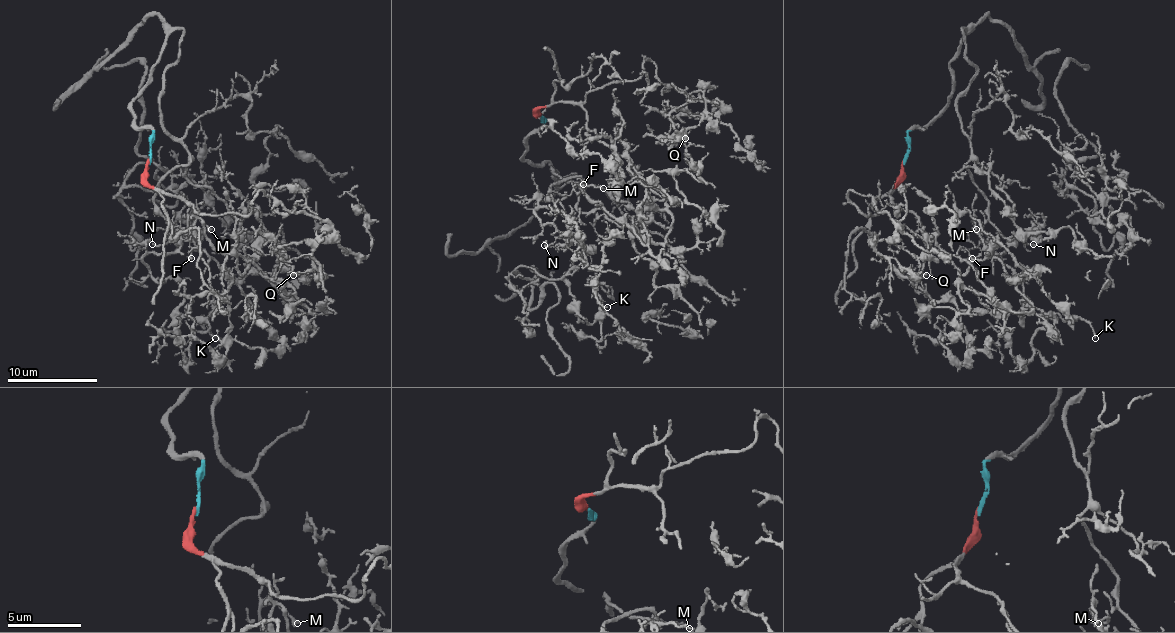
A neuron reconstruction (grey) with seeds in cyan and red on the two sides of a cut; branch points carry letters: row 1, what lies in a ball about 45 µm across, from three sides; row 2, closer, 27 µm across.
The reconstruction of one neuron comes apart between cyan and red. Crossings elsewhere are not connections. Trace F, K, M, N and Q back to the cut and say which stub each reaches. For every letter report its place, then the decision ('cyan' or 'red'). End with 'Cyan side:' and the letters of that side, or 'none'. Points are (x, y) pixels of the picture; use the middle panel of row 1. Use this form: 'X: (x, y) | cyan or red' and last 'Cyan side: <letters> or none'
F: (583, 184) | red
K: (607, 307) | cyan
M: (603, 188) | red
N: (544, 245) | cyan
Q: (685, 138) | red
Cyan side: K, N

